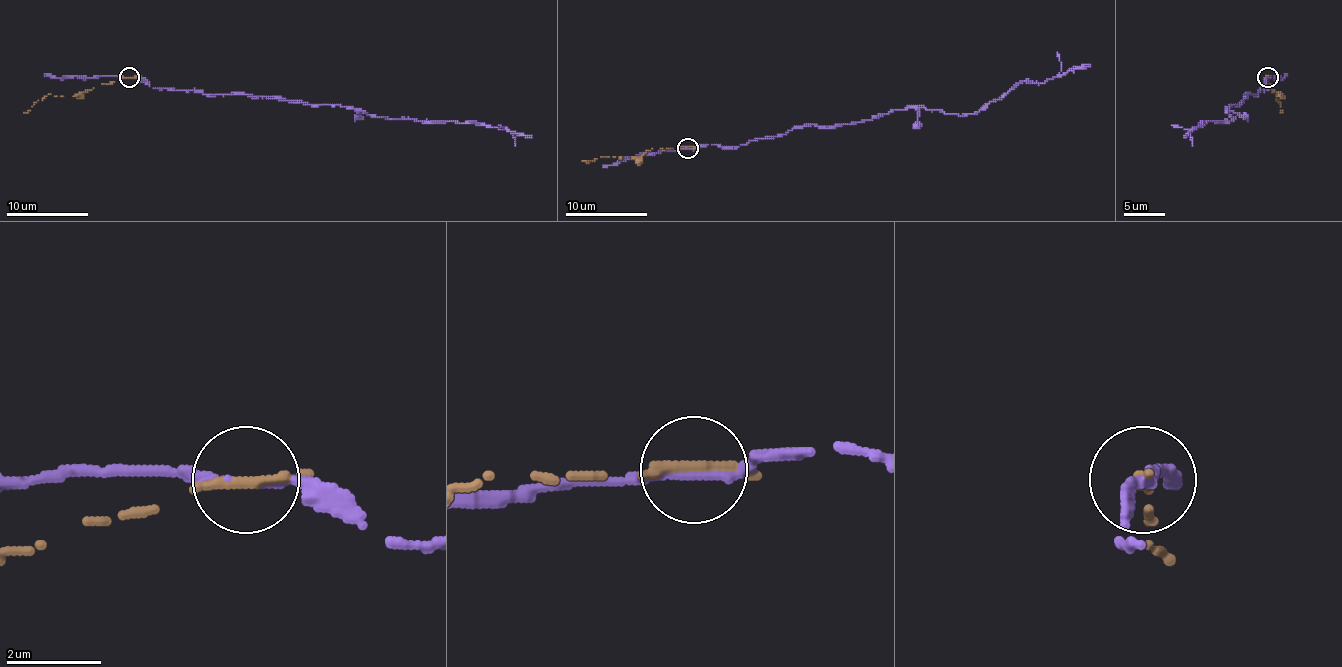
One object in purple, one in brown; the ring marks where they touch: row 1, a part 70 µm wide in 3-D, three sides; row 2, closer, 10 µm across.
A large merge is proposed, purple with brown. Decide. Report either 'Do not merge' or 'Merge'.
Do not merge

